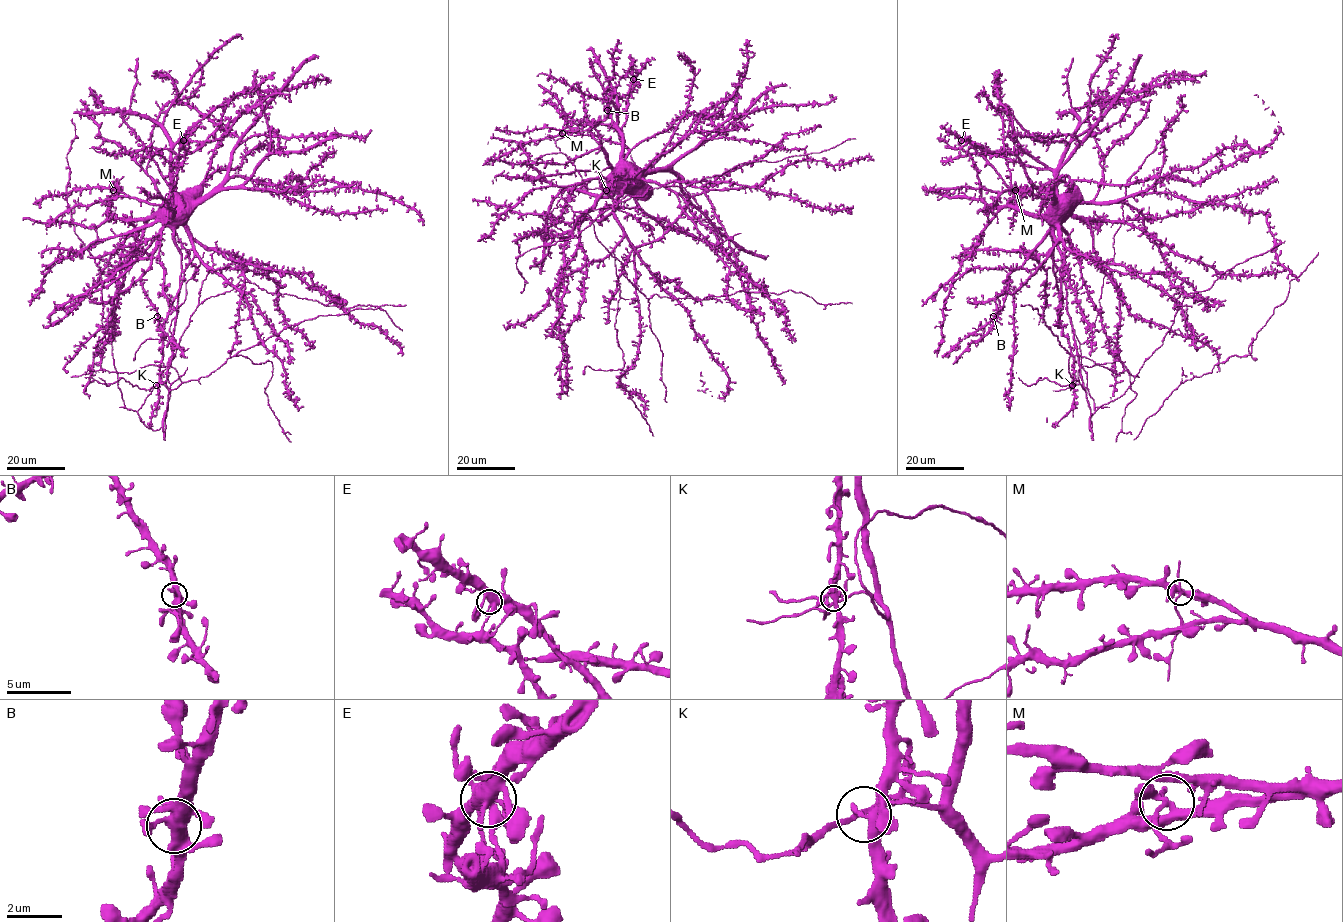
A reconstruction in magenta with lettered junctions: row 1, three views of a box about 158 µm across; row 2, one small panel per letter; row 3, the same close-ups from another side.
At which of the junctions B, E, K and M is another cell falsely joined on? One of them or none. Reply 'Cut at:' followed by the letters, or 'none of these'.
Cut at: M

